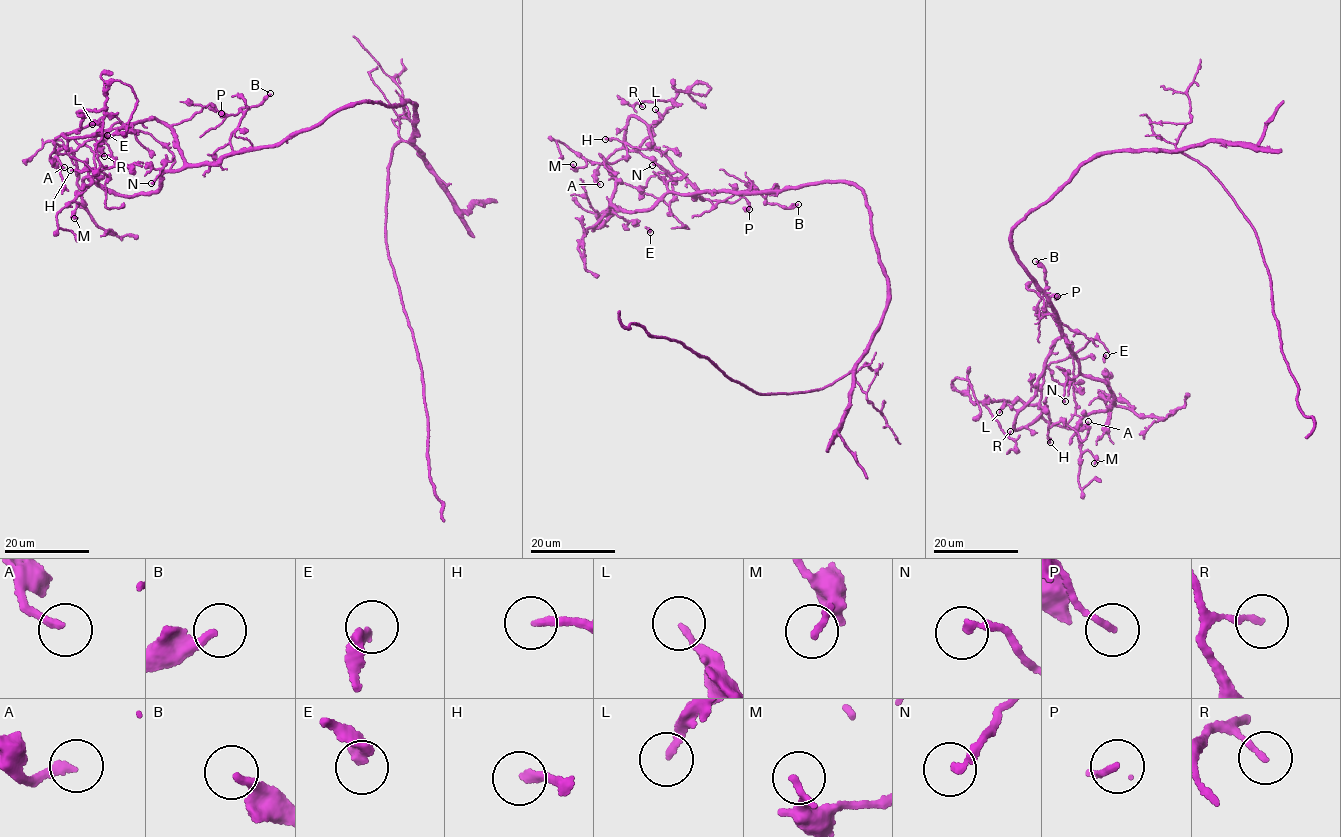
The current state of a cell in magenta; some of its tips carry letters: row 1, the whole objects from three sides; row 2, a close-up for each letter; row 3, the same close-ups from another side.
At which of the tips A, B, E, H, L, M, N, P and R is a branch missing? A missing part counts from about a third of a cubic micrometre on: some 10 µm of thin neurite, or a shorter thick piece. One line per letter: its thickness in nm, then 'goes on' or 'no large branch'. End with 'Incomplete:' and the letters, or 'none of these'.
A: calibre 240 nm; no large branch
B: calibre 240 nm; no large branch
E: calibre 400 nm; no large branch
H: calibre 240 nm; goes on
L: calibre 240 nm; no large branch
M: calibre 200 nm; no large branch
N: calibre 240 nm; no large branch
P: calibre 180 nm; no large branch
R: calibre 160 nm; no large branch
Incomplete: H

